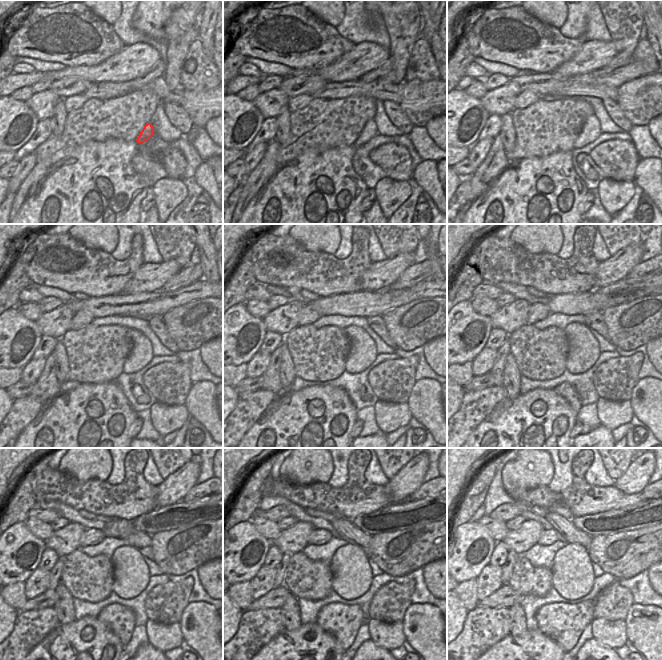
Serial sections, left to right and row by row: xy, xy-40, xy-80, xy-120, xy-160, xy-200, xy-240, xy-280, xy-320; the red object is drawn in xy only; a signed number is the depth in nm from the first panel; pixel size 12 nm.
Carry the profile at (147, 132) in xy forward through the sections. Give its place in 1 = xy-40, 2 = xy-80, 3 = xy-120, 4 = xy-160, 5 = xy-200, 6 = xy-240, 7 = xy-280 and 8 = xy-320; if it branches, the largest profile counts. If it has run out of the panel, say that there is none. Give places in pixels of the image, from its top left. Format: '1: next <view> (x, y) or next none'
1: next xy-40 (369, 131)
2: next xy-80 (591, 129)
3: next xy-120 (141, 354)
4: next xy-160 (363, 351)
5: next xy-200 (584, 349)
6: next xy-240 (131, 574)
7: next xy-280 (352, 575)
8: next xy-320 (573, 577)

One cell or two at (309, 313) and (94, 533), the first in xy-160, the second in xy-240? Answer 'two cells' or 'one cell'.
one cell

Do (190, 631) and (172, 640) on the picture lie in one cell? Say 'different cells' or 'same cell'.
different cells

